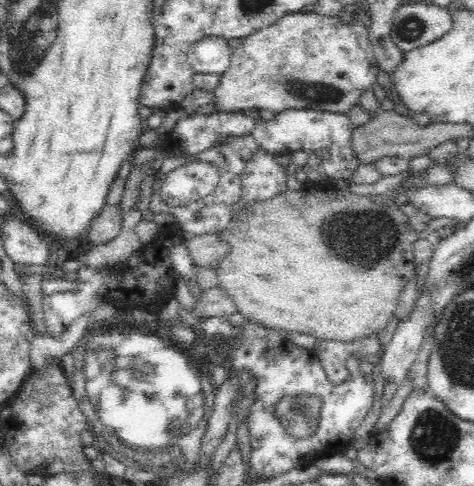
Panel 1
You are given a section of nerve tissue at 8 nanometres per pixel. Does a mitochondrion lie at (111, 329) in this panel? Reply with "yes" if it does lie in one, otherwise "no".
yes

